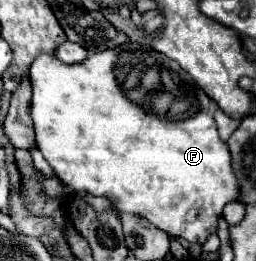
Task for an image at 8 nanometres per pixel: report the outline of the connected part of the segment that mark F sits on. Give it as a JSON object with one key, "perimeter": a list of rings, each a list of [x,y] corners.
{"perimeter":[[[125,42],[113,50],[103,50],[97,54],[89,54],[85,62],[81,64],[63,64],[57,56],[53,54],[43,54],[37,56],[35,62],[31,64],[31,86],[33,86],[33,102],[31,102],[31,118],[35,124],[35,134],[37,134],[37,146],[41,150],[41,154],[45,156],[45,160],[51,164],[51,168],[57,172],[57,176],[63,180],[63,184],[73,186],[77,192],[85,190],[93,196],[103,196],[109,198],[111,204],[119,210],[119,212],[127,212],[127,214],[135,214],[141,216],[145,220],[149,220],[151,224],[155,224],[159,230],[167,232],[173,238],[183,238],[189,244],[205,244],[205,240],[211,234],[217,234],[217,226],[219,226],[219,218],[223,214],[225,204],[229,202],[237,202],[239,200],[239,182],[237,176],[231,170],[231,154],[227,144],[219,138],[217,134],[217,126],[213,116],[209,114],[209,96],[195,84],[195,80],[173,60],[167,60],[167,56],[157,54],[155,50],[137,44],[137,42]]]}

